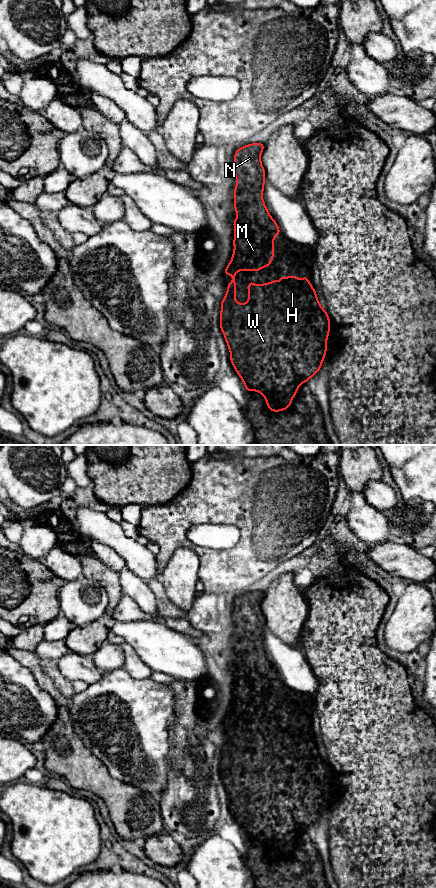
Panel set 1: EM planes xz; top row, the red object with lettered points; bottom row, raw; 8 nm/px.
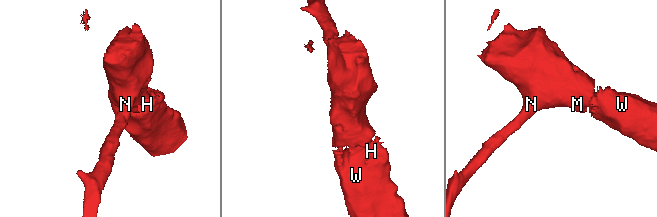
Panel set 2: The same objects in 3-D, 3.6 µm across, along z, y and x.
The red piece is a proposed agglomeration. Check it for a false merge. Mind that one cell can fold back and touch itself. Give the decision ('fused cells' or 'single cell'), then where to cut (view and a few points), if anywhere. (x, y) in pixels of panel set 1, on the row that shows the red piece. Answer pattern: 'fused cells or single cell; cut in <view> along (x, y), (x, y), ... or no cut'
single cell; no cut

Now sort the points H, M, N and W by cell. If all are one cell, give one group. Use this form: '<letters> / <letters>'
H M N W

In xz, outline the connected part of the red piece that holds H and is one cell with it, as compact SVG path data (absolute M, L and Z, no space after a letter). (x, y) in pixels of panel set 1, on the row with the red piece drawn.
M261 142L251 143L240 147L236 150L234 154L234 163L233 170L234 175L236 177L236 187L234 188L234 208L237 218L233 220L234 226L234 240L233 246L234 251L232 253L232 258L228 263L223 275L231 275L232 281L227 285L227 291L225 297L222 299L220 304L220 329L225 337L225 341L227 343L227 347L230 351L230 361L236 371L236 373L240 376L242 382L245 385L245 390L248 392L257 391L262 394L267 403L267 407L272 412L280 412L283 410L287 410L292 404L292 399L295 397L297 391L299 390L301 383L307 383L307 381L312 378L316 373L319 372L322 363L325 359L325 355L327 352L327 339L330 333L330 318L325 309L322 308L319 303L316 290L313 288L312 283L308 281L308 276L304 276L302 279L298 279L295 275L289 275L285 278L283 275L280 276L280 281L277 282L273 279L270 283L261 283L257 286L251 280L248 282L248 302L247 303L237 303L236 302L236 272L237 271L261 271L263 267L269 267L273 258L274 258L274 239L275 236L281 234L278 224L271 217L270 212L267 210L265 202L263 200L263 191L264 191L264 183L266 181L265 177L265 169L261 162L261 154L264 150L265 145Z

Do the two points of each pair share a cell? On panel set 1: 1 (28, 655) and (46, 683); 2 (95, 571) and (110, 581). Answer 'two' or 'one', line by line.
1: one
2: one

